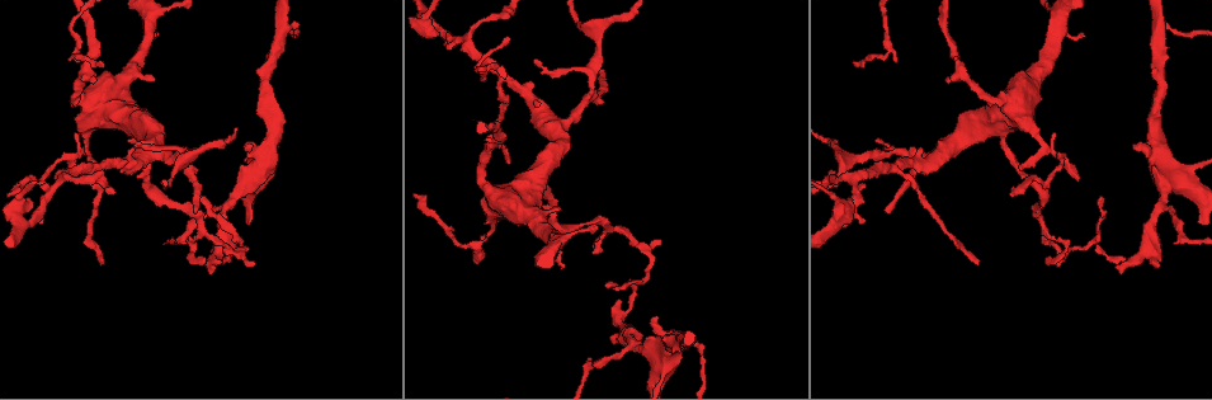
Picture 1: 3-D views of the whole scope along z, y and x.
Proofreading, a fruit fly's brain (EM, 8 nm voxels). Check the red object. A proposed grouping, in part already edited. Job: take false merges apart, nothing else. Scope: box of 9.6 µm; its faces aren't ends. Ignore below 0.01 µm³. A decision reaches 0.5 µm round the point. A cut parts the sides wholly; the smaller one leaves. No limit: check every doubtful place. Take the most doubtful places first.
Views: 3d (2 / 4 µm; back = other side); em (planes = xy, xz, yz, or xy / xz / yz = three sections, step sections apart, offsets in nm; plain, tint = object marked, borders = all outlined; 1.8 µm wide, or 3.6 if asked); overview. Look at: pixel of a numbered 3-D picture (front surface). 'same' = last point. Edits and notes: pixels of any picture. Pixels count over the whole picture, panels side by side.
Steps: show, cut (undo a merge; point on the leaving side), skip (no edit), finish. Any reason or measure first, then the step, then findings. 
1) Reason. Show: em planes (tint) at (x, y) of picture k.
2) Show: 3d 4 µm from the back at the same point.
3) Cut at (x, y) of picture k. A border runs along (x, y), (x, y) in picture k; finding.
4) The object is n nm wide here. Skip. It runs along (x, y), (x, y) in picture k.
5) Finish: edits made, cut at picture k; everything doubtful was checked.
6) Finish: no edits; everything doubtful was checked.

A fork. Show: em yz step 8 (plain) at (443, 34) of picture 1.

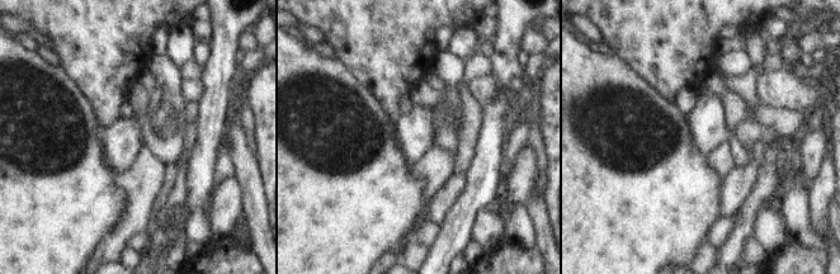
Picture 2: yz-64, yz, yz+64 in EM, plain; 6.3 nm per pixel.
Where the object lies. Show: em yz step 8 (tint) at the same point.

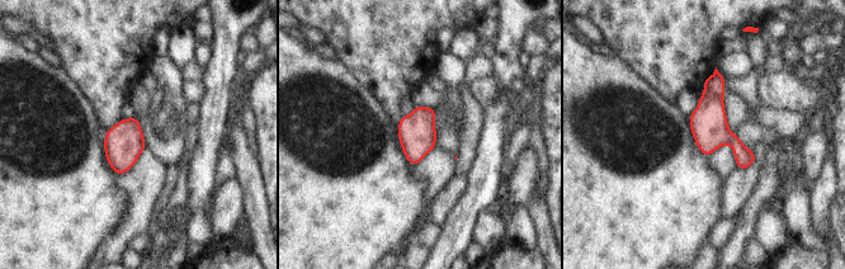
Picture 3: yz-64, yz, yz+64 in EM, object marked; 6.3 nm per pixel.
Skip. All the same neuron.

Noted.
Sharp bend. Show: em 3.6 µm xy step 16 (tint) at (480, 242) of picture 1.

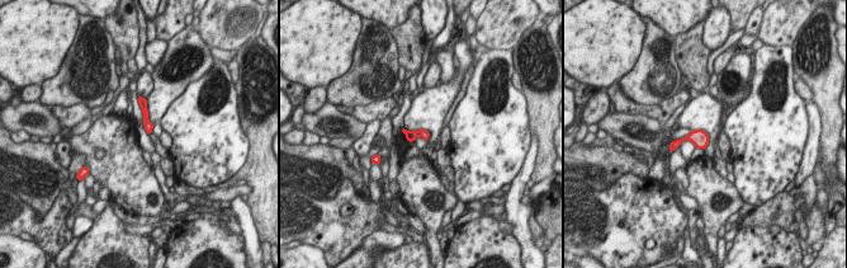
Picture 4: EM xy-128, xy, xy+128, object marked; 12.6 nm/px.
Another direction. Show: em 3.6 µm planes (borders) at the same point.

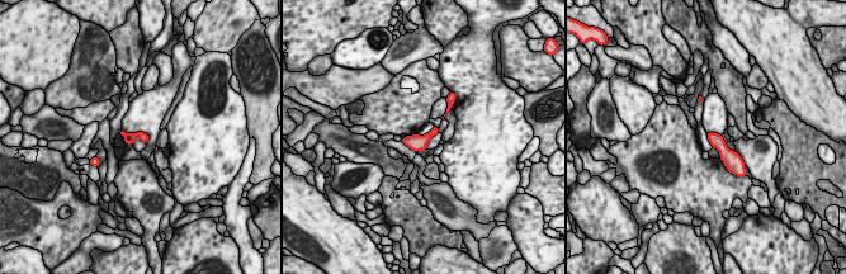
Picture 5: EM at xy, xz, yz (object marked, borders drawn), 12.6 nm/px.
Skip. One neuron here.

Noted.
Sharp bend. Show: 3d 4 µm at (1047, 234) of picture 1.

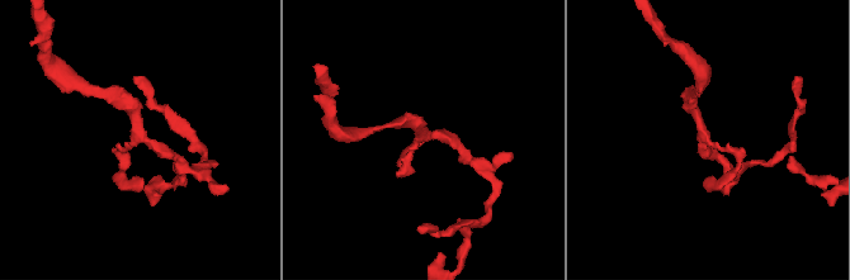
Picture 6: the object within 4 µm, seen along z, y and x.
Show: em planes (tint) at (708, 137) of picture 6.

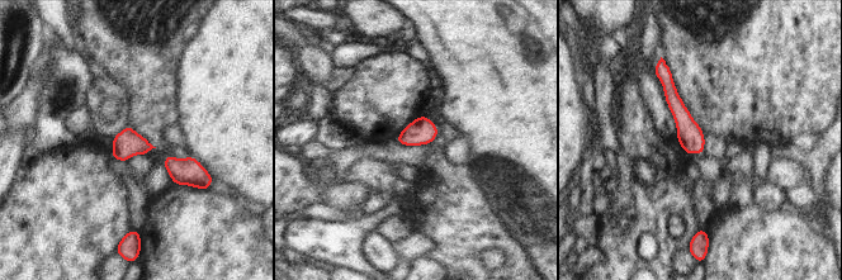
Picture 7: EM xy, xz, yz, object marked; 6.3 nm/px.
Skip. It runs along (663, 75), (689, 134), (700, 151) in picture 7; all the same neuron.

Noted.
Three arms meet. Show: 3d 2 µm at (221, 209) of picture 1.

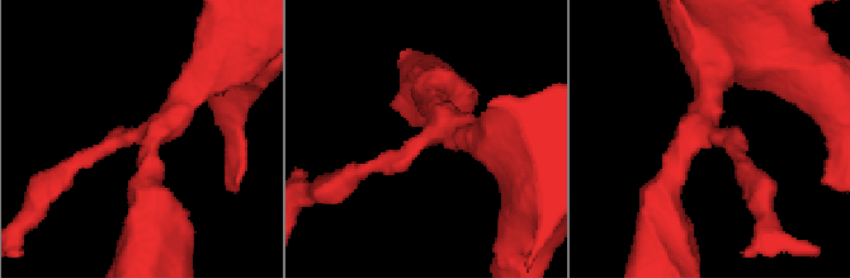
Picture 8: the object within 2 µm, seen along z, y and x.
3 arms meet here; shape alone is not enough. Show: em 3.6 µm planes (tint) at (432, 113) of picture 8.

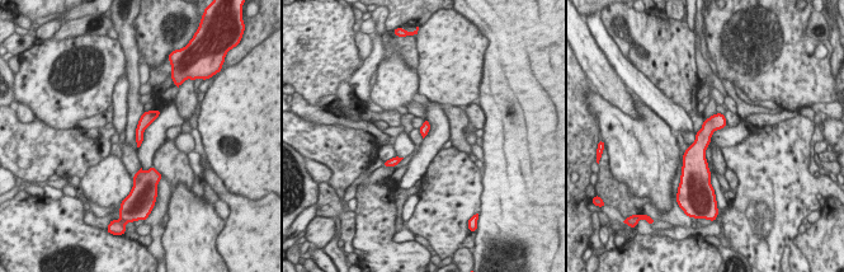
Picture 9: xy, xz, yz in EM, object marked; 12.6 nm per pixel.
The object is 120 nm wide here. Skip. All the same neuron.

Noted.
Looks like a crossing. Show: em 3.6 µm planes (tint) at (1003, 132) of picture 1.

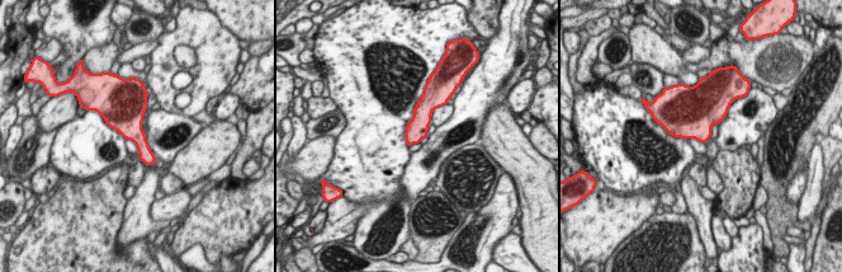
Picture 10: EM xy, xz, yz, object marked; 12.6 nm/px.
The object is 280 nm wide here. Skip. Continuous, no second neuron.

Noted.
Three arms meet. Show: em planes (tint) at (101, 164) of picture 1.

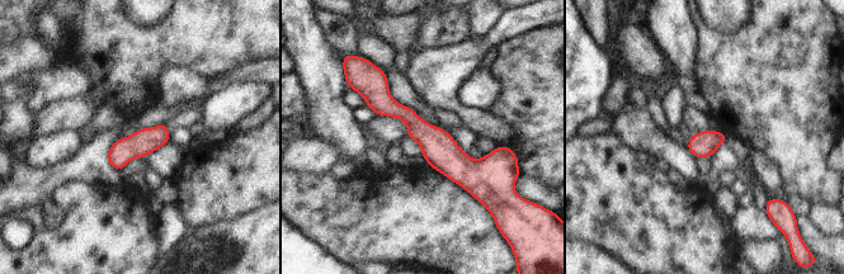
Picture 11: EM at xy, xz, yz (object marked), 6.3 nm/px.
Skip. It runs along (363, 91), (457, 165), (498, 151) in picture 11; all the same neuron.

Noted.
Finish: no edits; everything doubtful was checked.

